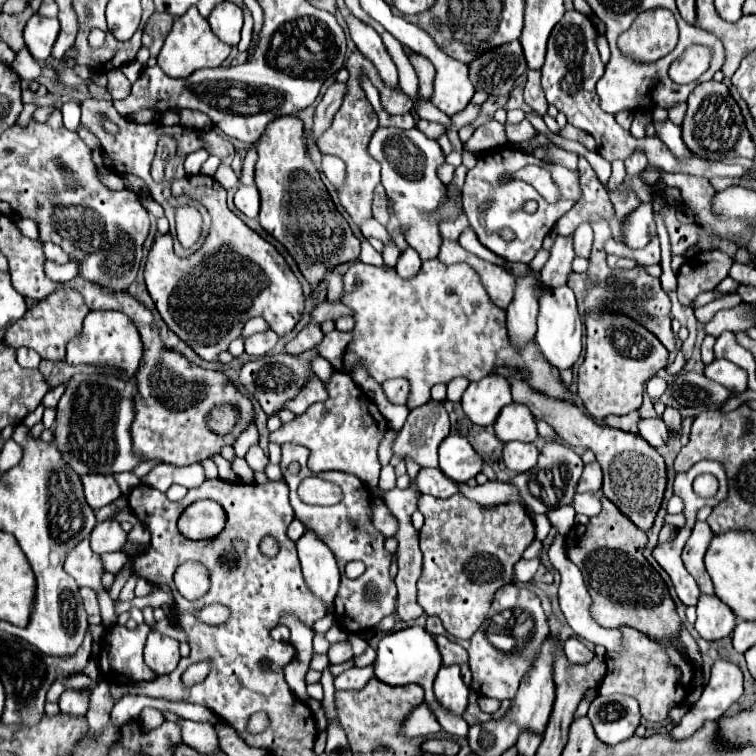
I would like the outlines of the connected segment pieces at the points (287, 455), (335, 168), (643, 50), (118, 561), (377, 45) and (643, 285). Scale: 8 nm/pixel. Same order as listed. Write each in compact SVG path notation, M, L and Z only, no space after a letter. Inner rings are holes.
M283 444L281 446L281 470L283 470L283 478L291 490L289 498L291 498L293 510L295 510L295 518L299 522L303 522L303 526L307 530L315 532L329 546L329 550L335 554L339 570L341 570L341 586L339 586L339 592L335 598L335 612L333 612L337 626L341 630L345 630L345 632L349 630L353 634L359 634L359 632L365 632L365 630L377 626L385 616L389 616L395 610L397 592L395 592L395 582L389 576L389 564L391 564L393 556L385 552L385 548L383 548L385 536L379 530L375 530L369 520L371 502L369 502L369 492L367 492L365 484L357 476L351 476L345 472L323 472L323 474L319 474L319 478L337 484L343 490L343 500L335 506L309 506L309 504L303 504L297 496L299 482L313 476L313 472L307 468L307 448L297 446L297 444ZM293 460L301 464L301 472L297 476L287 472L287 466ZM351 560L361 560L367 566L363 576L359 576L355 580L349 580L343 572L345 564ZM367 590L375 592L375 600L367 598Z
M323 156L323 172L335 188L345 184L345 164L335 156Z
M655 8L639 14L633 26L623 32L619 48L639 62L655 62L667 56L679 38L675 16L667 8Z
M111 552L111 554L103 554L101 556L101 560L103 560L103 566L105 566L105 570L109 570L111 574L117 574L123 566L125 566L125 562L127 562L127 556L125 556L125 552Z
M349 16L347 18L347 26L349 26L349 32L351 32L351 38L353 42L357 44L359 52L373 62L373 66L377 68L381 80L385 86L389 88L399 88L399 74L397 74L397 66L395 62L391 60L381 36L365 22L357 20L355 16Z
M593 250L591 252L591 268L583 274L571 274L567 286L575 292L579 314L587 316L589 312L613 312L625 314L649 332L653 332L663 346L673 352L675 350L675 334L671 330L671 302L665 290L659 284L659 278L649 276L641 266L633 270L611 270L605 264L605 252Z

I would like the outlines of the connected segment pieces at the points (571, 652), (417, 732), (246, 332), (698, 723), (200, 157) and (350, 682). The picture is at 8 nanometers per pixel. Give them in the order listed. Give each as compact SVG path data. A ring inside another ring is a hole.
M573 636L565 640L565 656L571 664L589 664L595 654L579 638Z
M425 702L403 724L405 736L427 736L427 734L437 734L439 730L441 726L435 724L435 716L431 716L431 710L427 708Z
M251 318L245 326L243 326L243 330L241 330L241 338L243 340L247 340L249 336L253 336L253 334L257 334L257 332L265 332L269 326L267 326L267 322L263 320L263 318Z
M715 660L711 680L703 690L699 702L683 716L683 720L669 732L673 740L693 736L707 720L719 720L723 712L743 694L741 668L729 660Z
M193 152L187 160L185 160L185 172L187 174L195 174L195 172L199 172L199 168L201 168L201 164L207 160L207 152Z
M371 666L351 668L335 678L335 690L361 690L371 678Z

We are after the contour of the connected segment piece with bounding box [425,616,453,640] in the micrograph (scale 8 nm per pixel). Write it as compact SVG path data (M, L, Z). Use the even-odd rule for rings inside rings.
M429 616L429 618L427 618L427 626L425 626L425 630L431 632L431 634L443 634L443 636L447 636L449 640L453 640L453 636L443 628L439 616Z

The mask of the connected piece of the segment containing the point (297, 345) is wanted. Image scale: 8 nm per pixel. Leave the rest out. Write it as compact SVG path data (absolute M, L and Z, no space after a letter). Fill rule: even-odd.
M309 322L309 324L285 346L285 352L287 352L287 354L301 354L301 352L307 352L307 350L315 348L321 340L323 340L321 326Z

